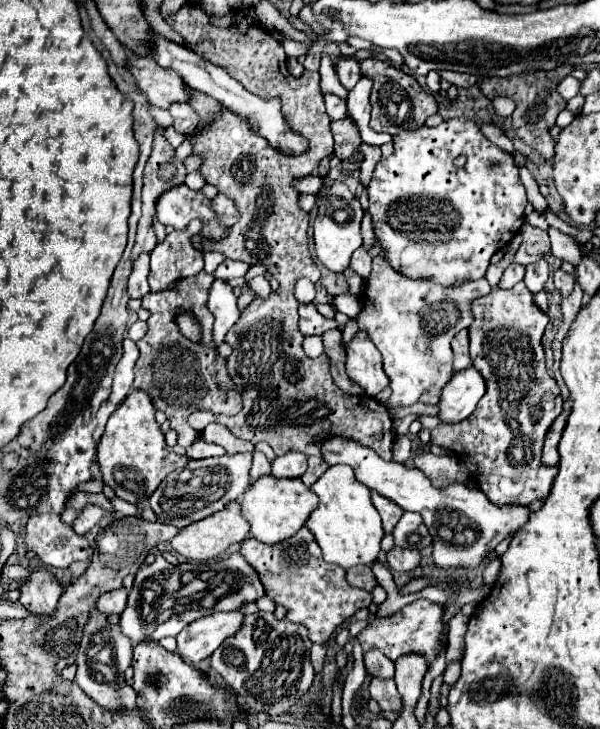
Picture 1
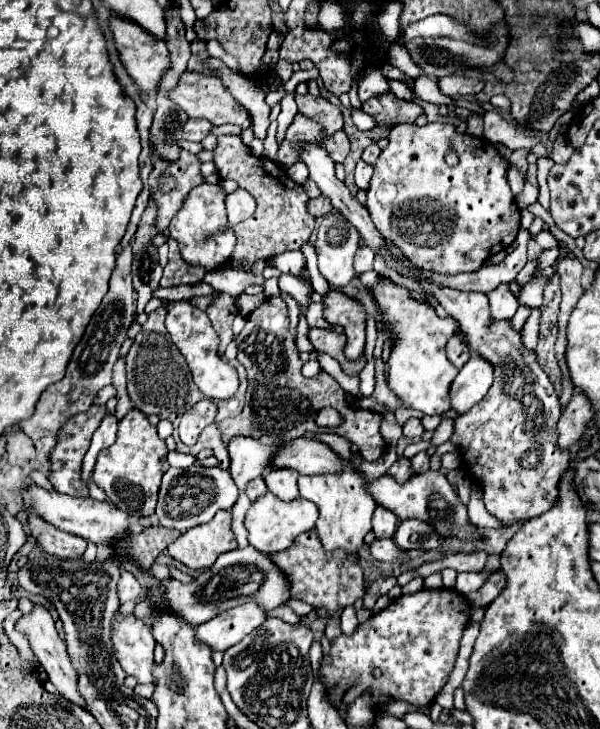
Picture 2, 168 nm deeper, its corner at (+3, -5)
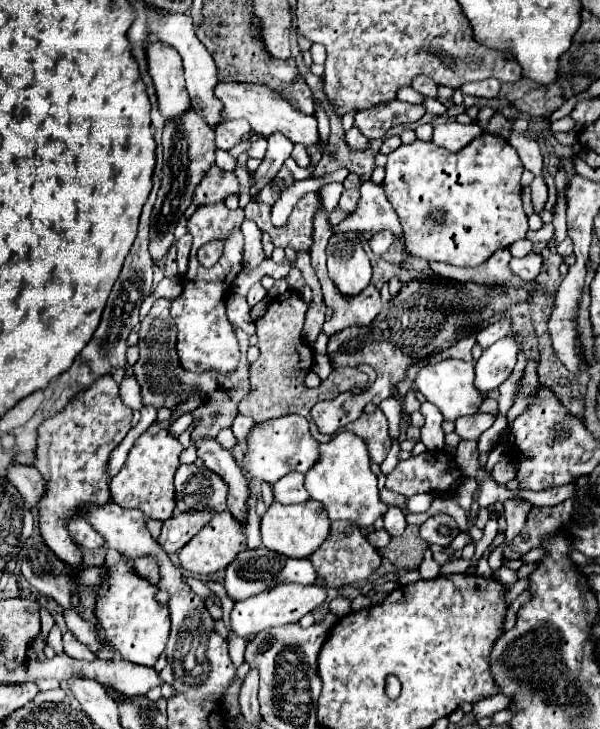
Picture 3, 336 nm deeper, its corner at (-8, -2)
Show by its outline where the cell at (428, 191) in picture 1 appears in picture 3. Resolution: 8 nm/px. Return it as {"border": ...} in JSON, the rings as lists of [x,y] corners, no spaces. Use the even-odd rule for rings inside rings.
{"border":[[[483,133],[459,153],[437,147],[433,141],[415,141],[401,145],[387,155],[383,191],[399,215],[407,251],[427,261],[449,263],[453,267],[477,267],[485,263],[497,249],[507,249],[523,239],[529,231],[527,215],[521,203],[523,163],[517,151],[499,135]]]}

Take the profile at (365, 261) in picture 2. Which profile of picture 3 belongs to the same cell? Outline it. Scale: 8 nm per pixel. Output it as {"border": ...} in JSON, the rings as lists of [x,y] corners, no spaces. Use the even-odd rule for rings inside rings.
{"border":[[[381,231],[381,233],[375,233],[373,237],[371,237],[371,241],[369,241],[369,247],[371,247],[371,251],[375,253],[375,255],[383,255],[387,249],[389,249],[389,245],[393,243],[395,239],[393,239],[393,235],[389,233],[389,231]]]}

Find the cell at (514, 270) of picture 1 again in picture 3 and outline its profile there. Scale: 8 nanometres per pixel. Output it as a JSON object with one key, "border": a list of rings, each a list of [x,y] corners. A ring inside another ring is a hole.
{"border":[[[503,317],[503,319],[499,319],[497,323],[491,323],[491,325],[487,325],[485,329],[481,329],[481,331],[477,333],[477,343],[479,343],[483,349],[487,349],[489,345],[493,345],[495,341],[507,337],[509,333],[511,333],[511,317]]]}

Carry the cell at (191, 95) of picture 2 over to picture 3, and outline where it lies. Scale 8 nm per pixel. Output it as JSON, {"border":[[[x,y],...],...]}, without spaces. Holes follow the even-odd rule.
{"border":[[[227,81],[227,83],[217,83],[215,87],[215,97],[223,103],[223,119],[247,119],[251,129],[261,133],[263,137],[269,137],[271,133],[279,131],[293,143],[303,143],[311,155],[311,163],[317,165],[321,159],[321,151],[313,147],[317,143],[317,119],[303,115],[295,111],[287,99],[283,99],[279,93],[263,87],[263,85],[253,85],[253,83],[237,83],[237,81]]]}

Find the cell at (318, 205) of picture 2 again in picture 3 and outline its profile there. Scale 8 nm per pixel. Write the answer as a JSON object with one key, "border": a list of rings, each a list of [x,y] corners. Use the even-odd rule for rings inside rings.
{"border":[[[343,189],[341,199],[339,199],[339,207],[341,207],[343,211],[351,213],[351,211],[355,209],[357,201],[359,201],[359,189]]]}

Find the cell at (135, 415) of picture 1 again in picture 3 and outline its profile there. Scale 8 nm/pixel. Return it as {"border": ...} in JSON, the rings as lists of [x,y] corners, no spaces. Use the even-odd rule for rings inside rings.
{"border":[[[153,423],[131,447],[125,467],[111,479],[113,501],[125,509],[141,509],[149,519],[169,519],[175,509],[175,489],[173,475],[179,467],[179,453],[183,451],[181,443],[169,435],[165,427]]]}

